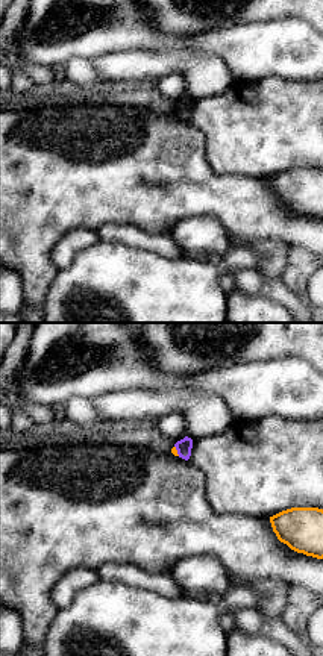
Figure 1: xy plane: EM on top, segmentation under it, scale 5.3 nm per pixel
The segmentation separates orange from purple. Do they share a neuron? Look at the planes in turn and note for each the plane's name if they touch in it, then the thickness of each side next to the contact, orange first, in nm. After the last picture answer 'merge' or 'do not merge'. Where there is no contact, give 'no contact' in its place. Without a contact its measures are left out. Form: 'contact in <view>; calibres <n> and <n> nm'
contact in xy; calibres 30 and 80 nm

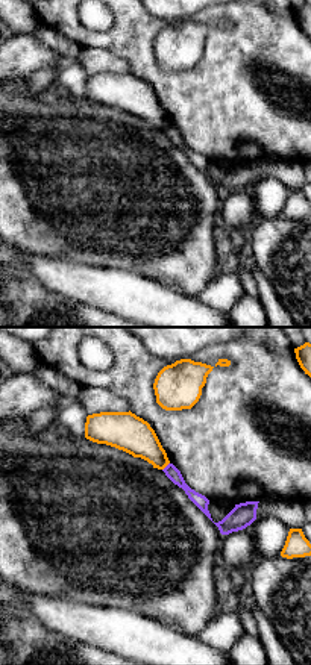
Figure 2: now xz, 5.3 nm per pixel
contact in xz; calibres 200 and 70 nm

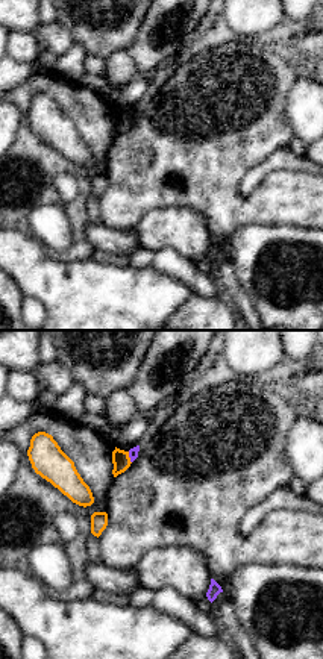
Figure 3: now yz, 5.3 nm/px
contact in yz; calibres 90 and 50 nm

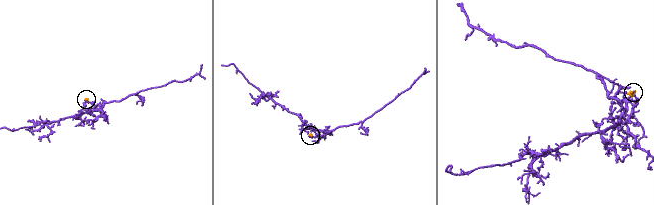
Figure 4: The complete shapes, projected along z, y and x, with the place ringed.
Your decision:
do not merge

